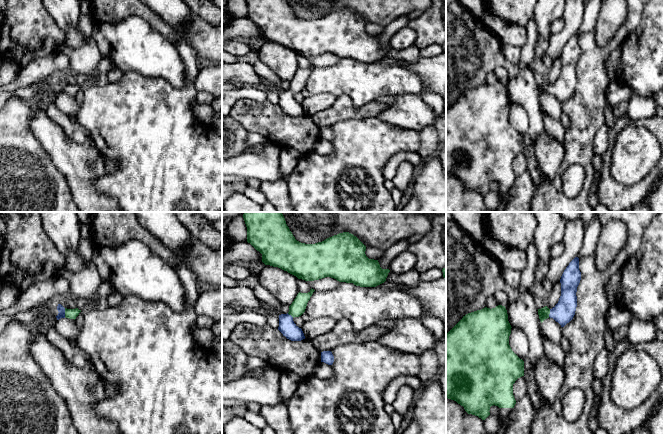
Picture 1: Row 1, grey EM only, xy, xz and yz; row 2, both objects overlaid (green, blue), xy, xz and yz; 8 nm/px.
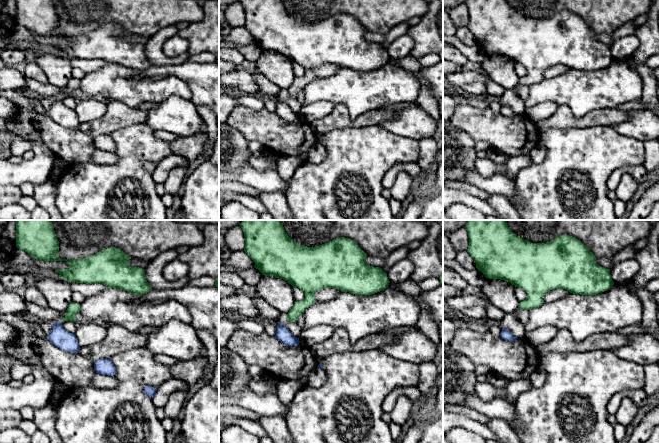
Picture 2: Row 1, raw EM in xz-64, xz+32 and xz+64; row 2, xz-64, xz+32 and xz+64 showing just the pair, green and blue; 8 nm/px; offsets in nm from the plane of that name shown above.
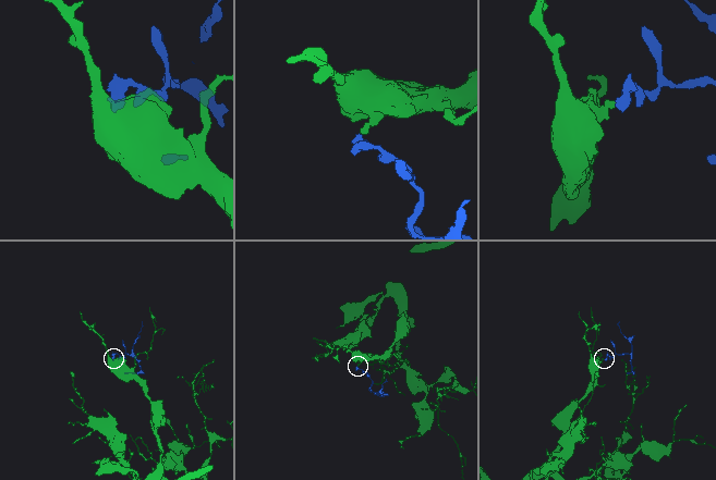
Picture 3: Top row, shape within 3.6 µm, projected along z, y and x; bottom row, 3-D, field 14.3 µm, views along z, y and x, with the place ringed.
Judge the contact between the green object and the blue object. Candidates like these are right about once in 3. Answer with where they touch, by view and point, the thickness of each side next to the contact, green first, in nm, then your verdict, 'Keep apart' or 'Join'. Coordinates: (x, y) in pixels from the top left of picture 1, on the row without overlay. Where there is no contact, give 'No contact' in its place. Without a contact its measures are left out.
Touches green at xy (65, 88). Thickness 80 nm (green) against 60 nm. Join

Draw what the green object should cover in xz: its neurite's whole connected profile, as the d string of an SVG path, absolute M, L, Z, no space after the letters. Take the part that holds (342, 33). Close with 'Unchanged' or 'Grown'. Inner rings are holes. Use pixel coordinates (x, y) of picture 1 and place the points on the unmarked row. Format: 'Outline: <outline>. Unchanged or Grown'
Outline: M246 0L246 3L247 18L262 30L262 38L287 47L298 55L314 57L331 53L360 63L376 63L386 57L390 48L389 45L382 45L378 36L369 35L365 30L366 22L349 8L339 9L315 20L305 20L295 15L287 0Z. Unchanged

